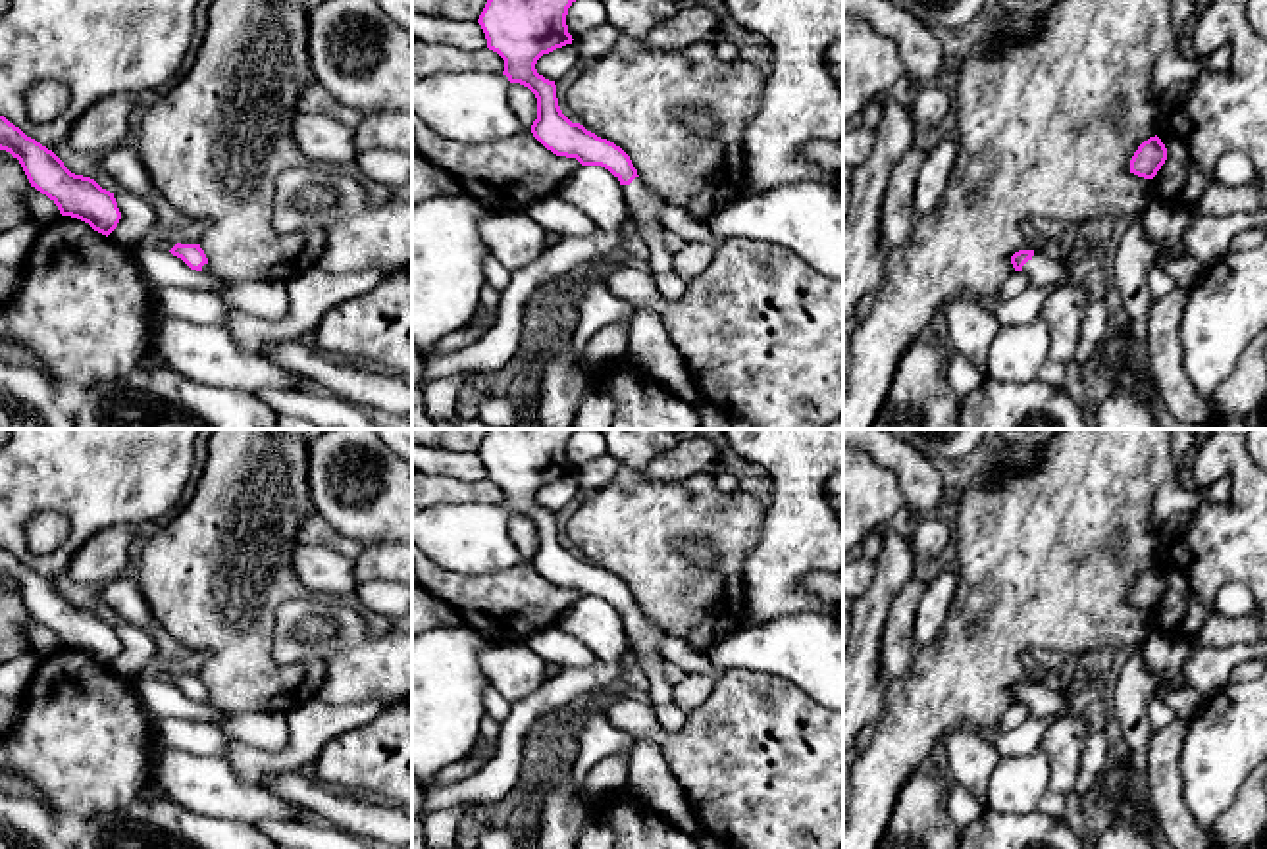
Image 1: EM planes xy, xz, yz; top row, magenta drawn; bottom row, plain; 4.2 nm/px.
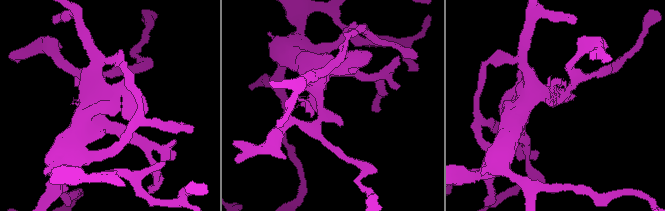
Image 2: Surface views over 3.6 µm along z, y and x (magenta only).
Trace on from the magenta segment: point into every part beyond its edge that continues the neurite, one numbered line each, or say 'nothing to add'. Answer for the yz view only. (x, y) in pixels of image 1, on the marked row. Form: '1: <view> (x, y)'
1: yz (1042, 272)

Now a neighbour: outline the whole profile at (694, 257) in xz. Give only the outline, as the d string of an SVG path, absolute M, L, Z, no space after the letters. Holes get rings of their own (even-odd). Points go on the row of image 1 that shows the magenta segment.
M712 237L703 243L687 243L672 256L672 271L684 283L691 283L712 262L720 243L720 237Z

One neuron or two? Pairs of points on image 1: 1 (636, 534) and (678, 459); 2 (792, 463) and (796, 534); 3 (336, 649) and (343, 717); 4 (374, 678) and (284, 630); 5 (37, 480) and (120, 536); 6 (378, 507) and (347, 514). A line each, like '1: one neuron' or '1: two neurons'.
1: two neurons
2: one neuron
3: two neurons
4: one neuron
5: two neurons
6: one neuron

